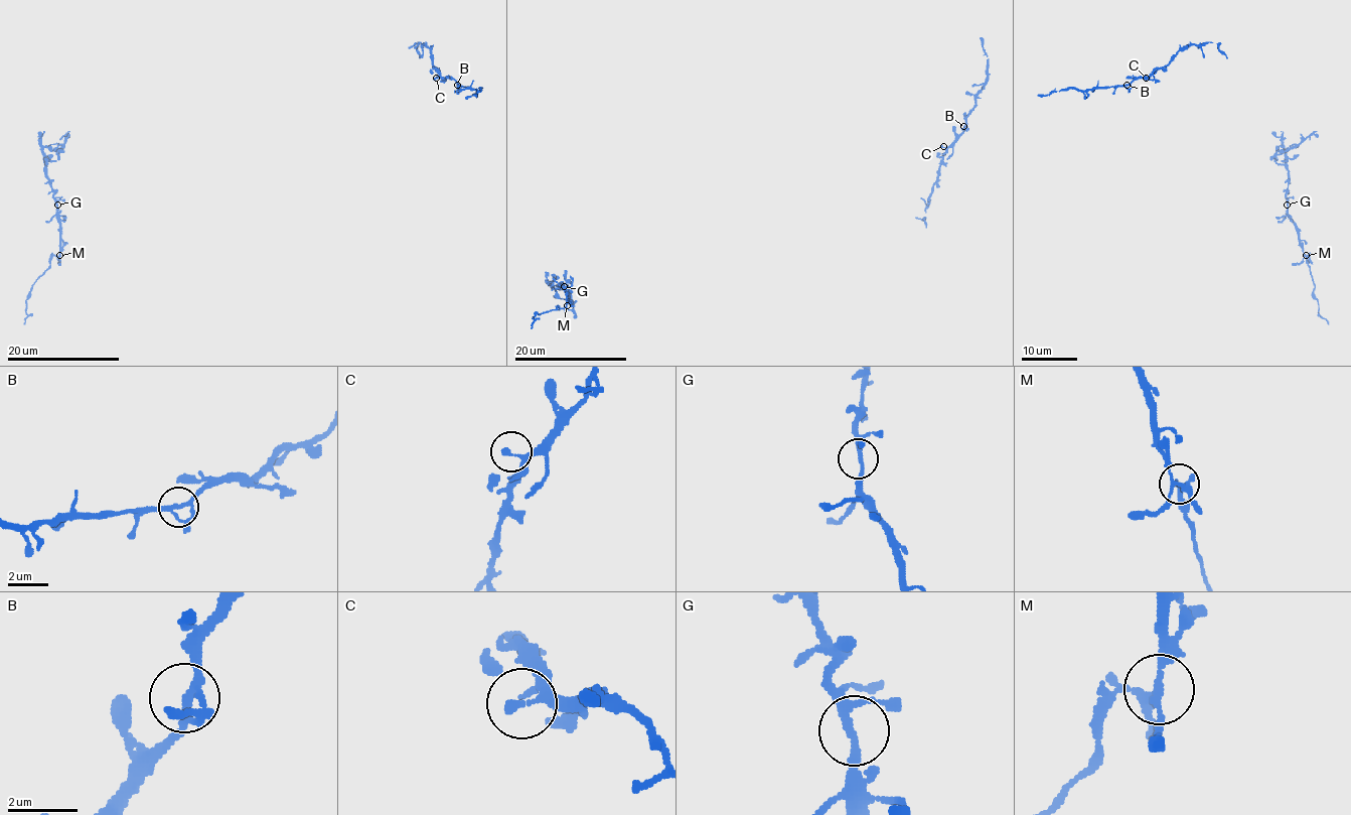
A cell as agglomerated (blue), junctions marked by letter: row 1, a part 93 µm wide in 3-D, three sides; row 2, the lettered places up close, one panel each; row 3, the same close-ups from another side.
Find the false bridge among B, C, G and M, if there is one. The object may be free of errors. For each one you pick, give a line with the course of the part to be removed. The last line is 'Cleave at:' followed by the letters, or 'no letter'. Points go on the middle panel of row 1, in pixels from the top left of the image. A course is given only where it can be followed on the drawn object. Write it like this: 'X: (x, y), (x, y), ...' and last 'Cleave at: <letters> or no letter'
M: (567, 306), (538, 313), (531, 328)
Cleave at: M

